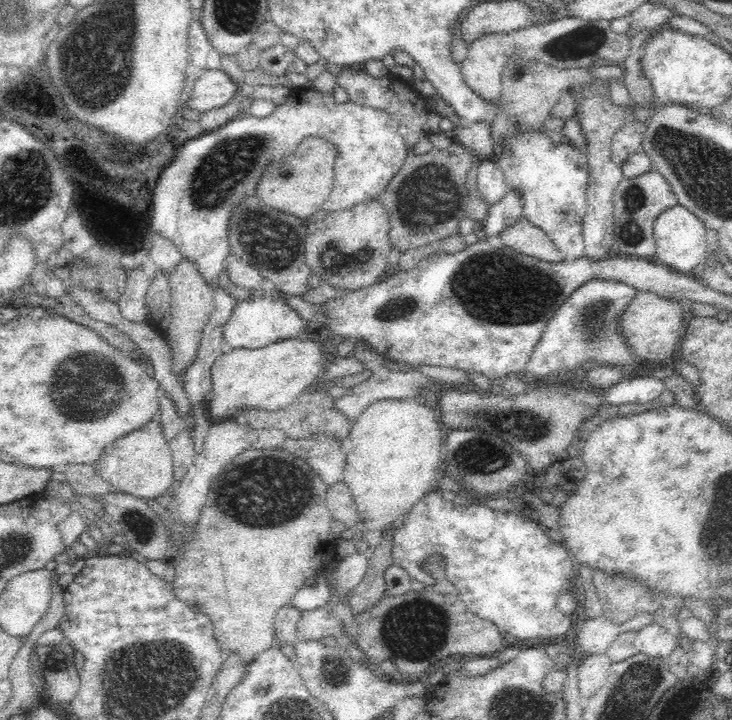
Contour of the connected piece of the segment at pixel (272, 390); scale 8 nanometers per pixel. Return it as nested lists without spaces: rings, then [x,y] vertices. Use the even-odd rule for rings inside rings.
[[[308,335],[254,350],[225,349],[211,370],[212,386],[207,398],[207,418],[211,423],[222,422],[235,418],[238,410],[246,408],[282,410],[302,392],[310,390],[309,387],[318,380],[327,363],[317,339]]]

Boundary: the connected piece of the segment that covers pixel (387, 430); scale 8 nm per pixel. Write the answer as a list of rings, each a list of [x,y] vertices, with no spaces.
[[[416,398],[376,401],[355,418],[346,444],[343,481],[354,495],[354,503],[360,513],[358,532],[366,534],[368,531],[382,530],[384,534],[388,529],[392,529],[392,526],[396,526],[426,493],[435,489],[432,486],[438,484],[436,474],[444,457],[442,446],[445,438],[446,432],[440,422],[440,412]]]

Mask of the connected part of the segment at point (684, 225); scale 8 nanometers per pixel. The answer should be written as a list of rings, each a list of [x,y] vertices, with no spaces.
[[[681,204],[662,212],[653,225],[656,254],[652,257],[652,262],[669,267],[678,273],[696,274],[708,254],[706,230],[702,220]]]

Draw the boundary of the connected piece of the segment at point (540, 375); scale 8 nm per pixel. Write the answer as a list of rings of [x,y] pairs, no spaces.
[[[588,280],[576,288],[553,313],[524,370],[531,382],[570,381],[592,366],[634,368],[641,361],[619,330],[620,314],[628,308],[637,290],[615,280]]]

